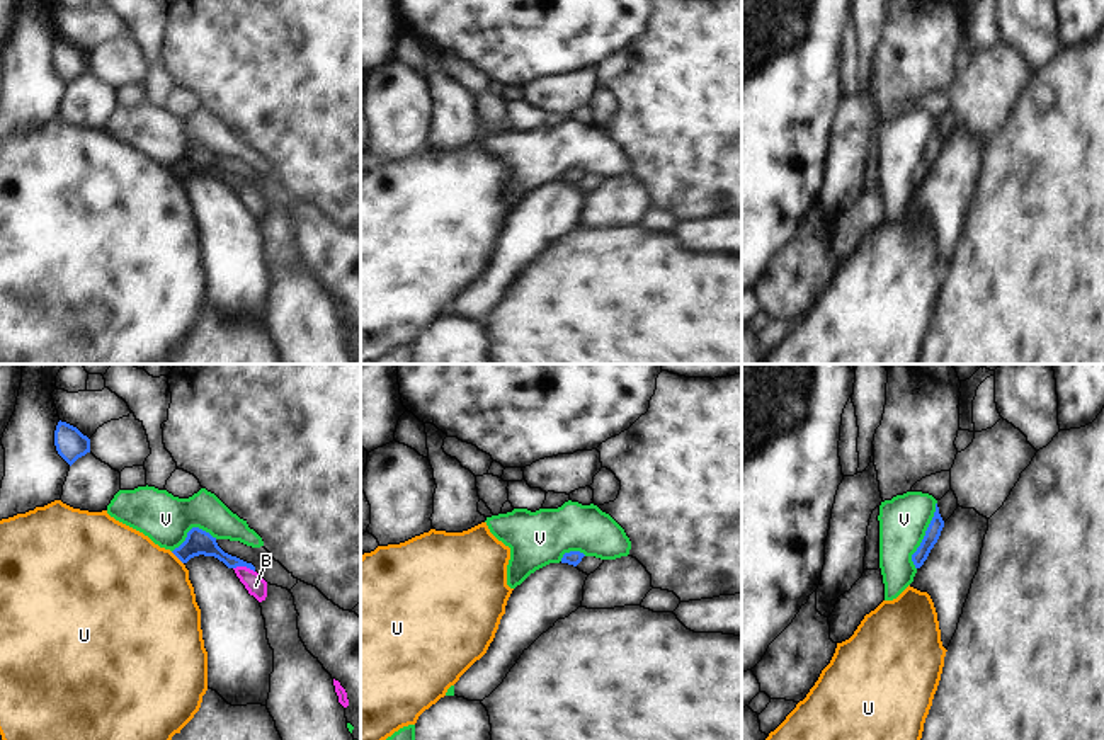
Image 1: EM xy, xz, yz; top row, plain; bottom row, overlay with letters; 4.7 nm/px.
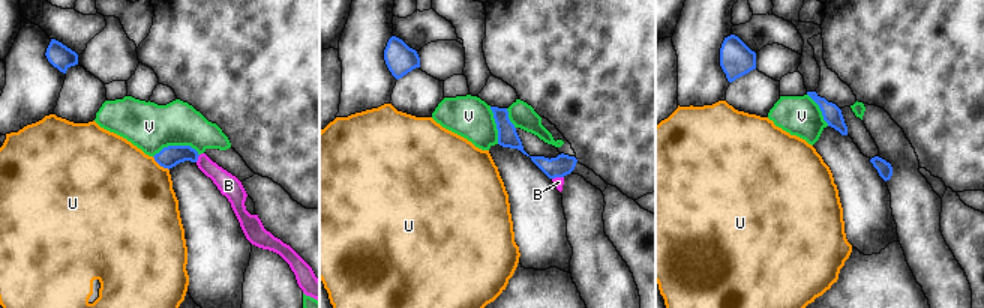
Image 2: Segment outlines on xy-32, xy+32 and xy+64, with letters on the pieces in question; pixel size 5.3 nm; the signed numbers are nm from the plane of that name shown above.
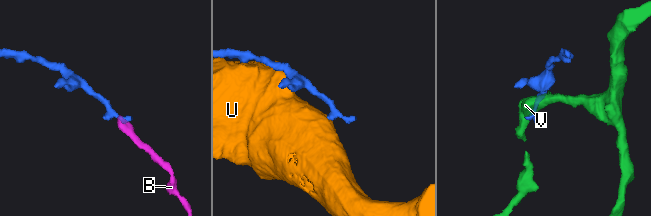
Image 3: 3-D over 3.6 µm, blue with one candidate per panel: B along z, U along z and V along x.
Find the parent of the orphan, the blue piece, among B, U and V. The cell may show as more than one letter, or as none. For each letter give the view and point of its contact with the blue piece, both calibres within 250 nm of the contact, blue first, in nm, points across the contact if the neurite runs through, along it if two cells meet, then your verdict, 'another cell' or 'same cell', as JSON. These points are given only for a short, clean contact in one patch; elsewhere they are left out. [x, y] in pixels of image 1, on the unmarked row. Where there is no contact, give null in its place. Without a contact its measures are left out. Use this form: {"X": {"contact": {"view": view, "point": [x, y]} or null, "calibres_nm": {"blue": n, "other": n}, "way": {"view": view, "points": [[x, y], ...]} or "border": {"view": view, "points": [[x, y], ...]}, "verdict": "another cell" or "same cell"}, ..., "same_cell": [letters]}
{"B": {"contact": {"view": "xy", "point": [244, 184]}, "calibres_nm": {"blue": 120, "other": 90}, "way": {"view": "xy", "points": [[198, 160], [230, 181], [244, 184], [256, 204]]}, "verdict": "same cell"}, "U": {"contact": {"view": "xy", "point": [177, 176]}, "calibres_nm": {"blue": 120, "other": 480}, "verdict": "another cell"}, "V": {"contact": {"view": "yz", "point": [924, 155]}, "calibres_nm": {"blue": 70, "other": 240}, "verdict": "another cell"}, "same_cell": ["B"]}

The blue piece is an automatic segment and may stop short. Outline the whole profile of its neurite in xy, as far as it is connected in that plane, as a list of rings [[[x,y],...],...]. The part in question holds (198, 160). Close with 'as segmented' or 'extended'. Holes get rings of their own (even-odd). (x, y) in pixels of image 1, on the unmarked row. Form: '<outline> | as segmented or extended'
[[[192,146],[187,151],[185,160],[172,170],[182,182],[187,182],[191,177],[204,174],[214,175],[223,180],[228,187],[233,187],[240,201],[245,204],[250,214],[253,214],[259,221],[267,216],[267,201],[255,191],[252,182],[247,182],[236,175],[225,172],[216,157],[209,151]]] | extended

